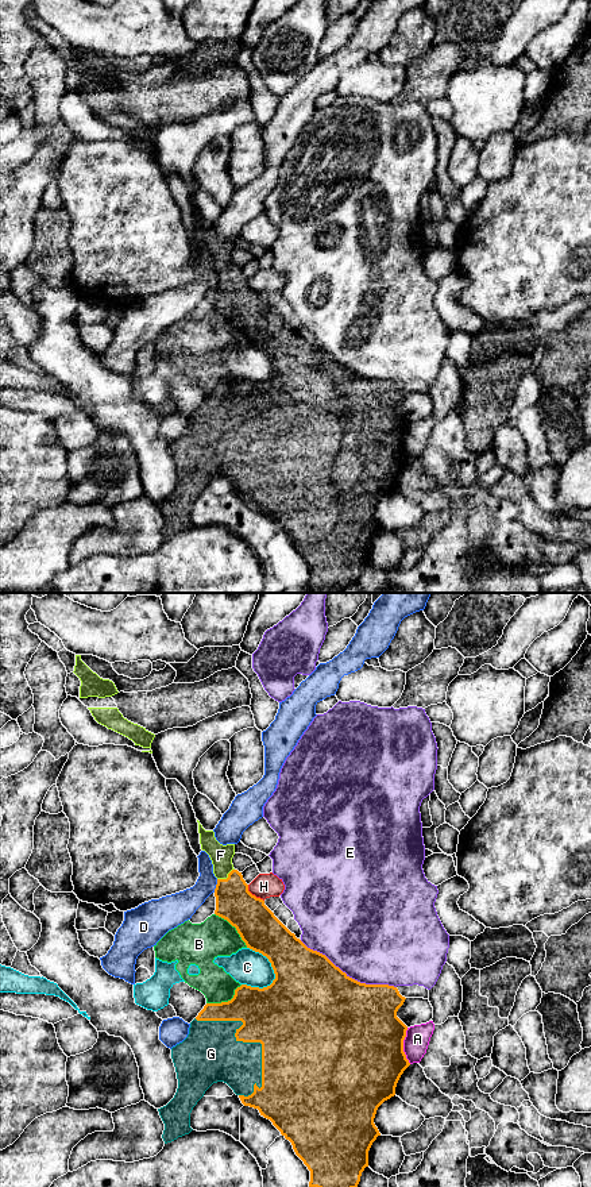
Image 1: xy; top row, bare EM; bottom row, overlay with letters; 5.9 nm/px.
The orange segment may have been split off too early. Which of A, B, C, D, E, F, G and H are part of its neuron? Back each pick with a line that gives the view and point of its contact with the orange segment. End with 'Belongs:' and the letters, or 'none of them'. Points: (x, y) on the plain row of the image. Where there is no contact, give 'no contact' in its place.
F: meets orange in xy at (227, 273)
G: meets orange in xy at (239, 435)
Belongs: F, G

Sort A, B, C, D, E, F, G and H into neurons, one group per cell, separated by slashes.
A / B / C / D / E / F G / H

